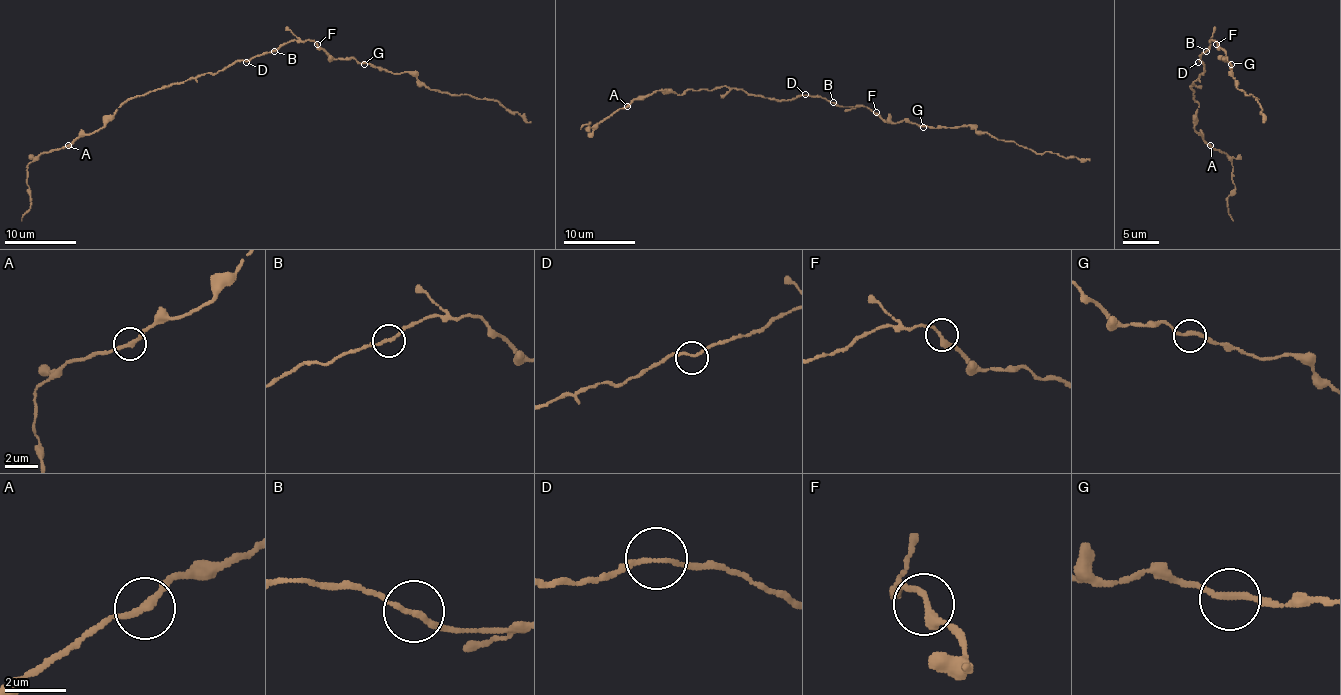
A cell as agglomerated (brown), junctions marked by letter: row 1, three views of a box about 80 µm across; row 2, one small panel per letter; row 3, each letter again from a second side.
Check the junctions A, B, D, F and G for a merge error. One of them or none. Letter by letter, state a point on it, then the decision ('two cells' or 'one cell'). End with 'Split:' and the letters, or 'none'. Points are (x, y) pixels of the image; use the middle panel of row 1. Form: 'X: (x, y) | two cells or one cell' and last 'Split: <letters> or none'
A: (627, 106) | one cell
B: (833, 102) | one cell
D: (805, 94) | one cell
F: (876, 112) | one cell
G: (923, 127) | one cell
Split: none

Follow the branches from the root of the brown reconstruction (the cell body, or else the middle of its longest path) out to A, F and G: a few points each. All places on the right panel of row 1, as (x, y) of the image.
A: (1198, 60), (1204, 64), (1204, 71), (1189, 87), (1198, 103), (1195, 130), (1211, 146)
F: (1198, 60), (1211, 44), (1209, 40), (1216, 44)
G: (1198, 60), (1211, 44), (1209, 40), (1213, 40), (1231, 64)

